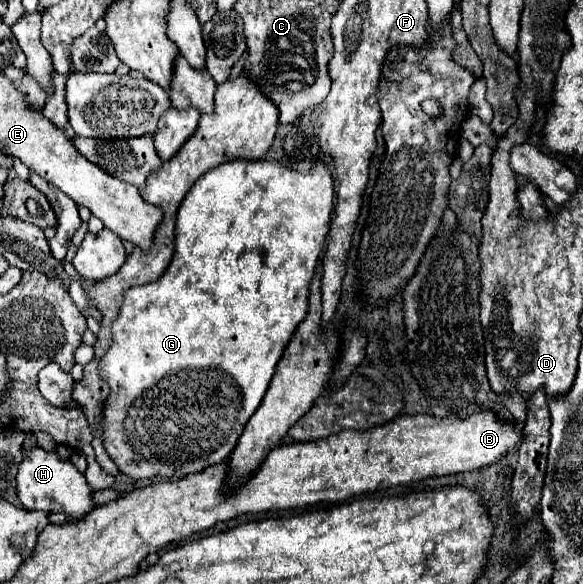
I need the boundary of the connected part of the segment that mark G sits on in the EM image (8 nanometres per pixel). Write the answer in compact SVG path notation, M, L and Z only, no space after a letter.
M231 160L209 170L203 178L199 178L177 212L177 228L175 228L175 254L163 276L147 286L129 288L123 294L123 304L119 308L117 320L113 322L113 344L107 354L99 362L99 376L109 384L109 396L105 400L105 434L103 446L109 458L117 464L119 472L133 480L141 478L169 478L179 480L189 474L203 472L213 464L221 464L227 460L235 442L239 440L247 420L259 408L269 382L273 378L275 366L281 360L281 354L291 340L299 322L307 316L309 310L309 284L315 274L317 260L325 248L325 238L329 234L331 214L333 214L333 178L323 162L317 162L317 168L301 174L297 170L285 168L281 162L267 160Z

